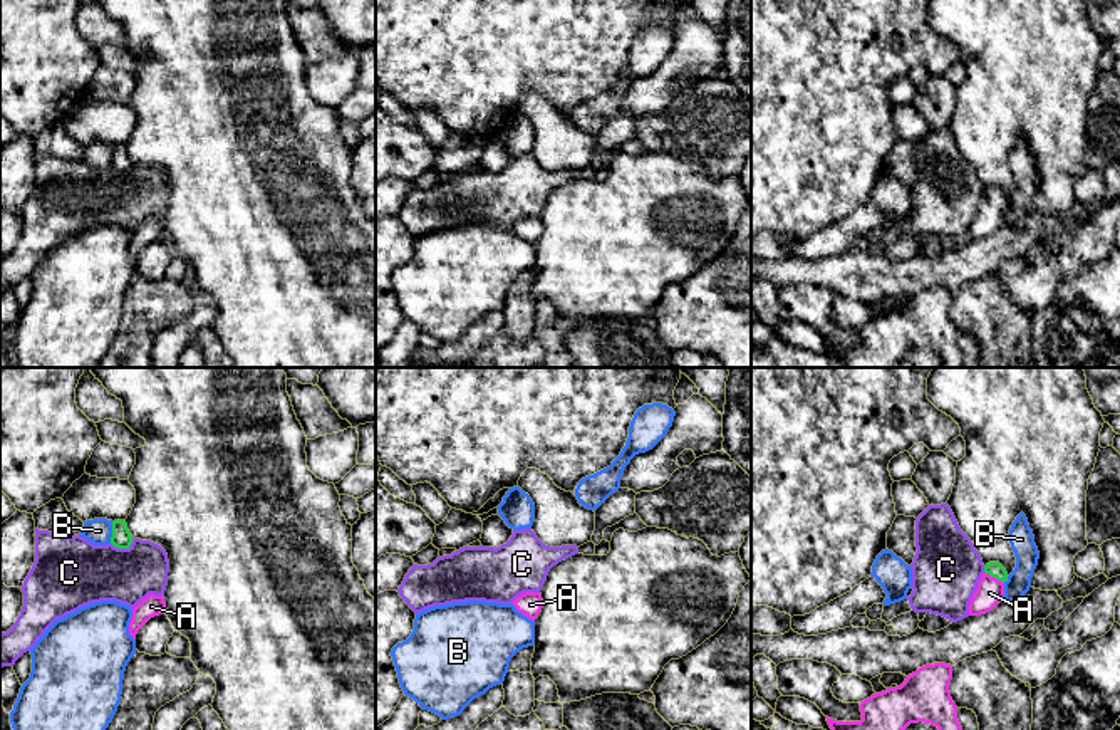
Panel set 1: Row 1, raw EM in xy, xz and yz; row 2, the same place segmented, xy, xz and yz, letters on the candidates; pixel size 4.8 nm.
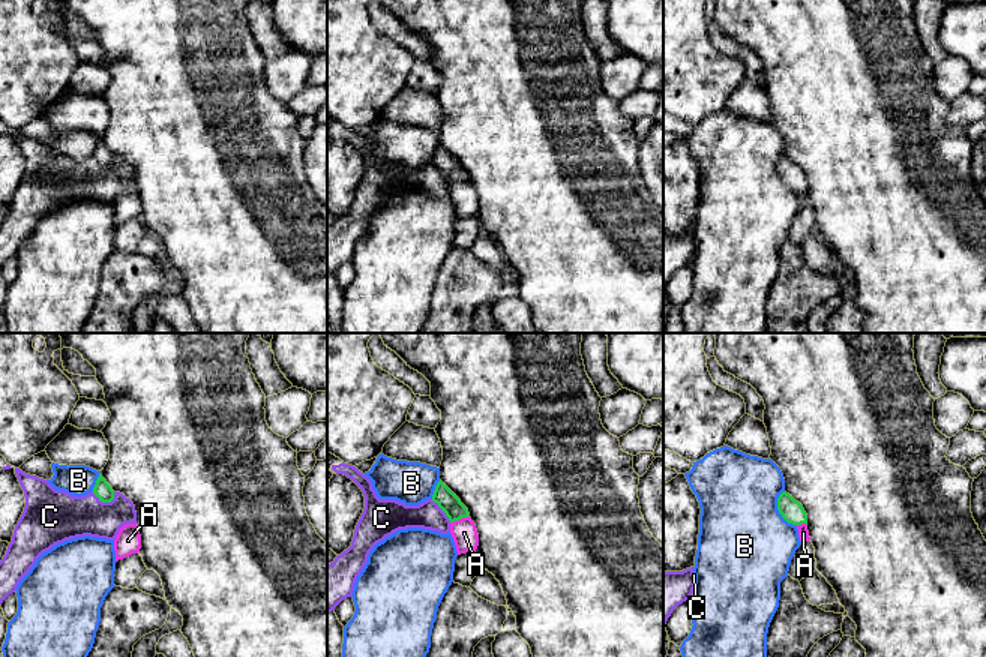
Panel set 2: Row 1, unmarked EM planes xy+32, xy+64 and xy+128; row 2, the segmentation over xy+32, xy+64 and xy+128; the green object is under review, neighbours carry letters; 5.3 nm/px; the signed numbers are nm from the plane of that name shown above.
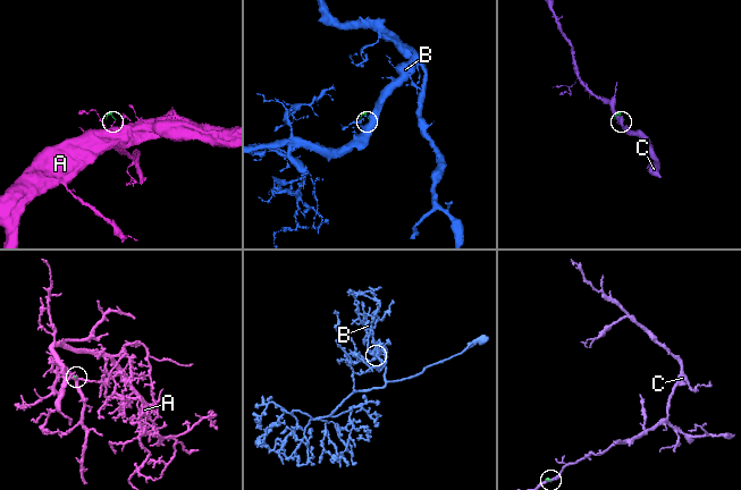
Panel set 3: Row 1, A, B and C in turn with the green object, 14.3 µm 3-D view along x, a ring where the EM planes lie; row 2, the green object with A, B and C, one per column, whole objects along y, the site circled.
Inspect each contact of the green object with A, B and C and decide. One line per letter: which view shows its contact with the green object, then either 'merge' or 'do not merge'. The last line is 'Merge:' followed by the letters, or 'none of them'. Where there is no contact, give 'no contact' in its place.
A: contact in yz; merge
B: contact in xy; do not merge
C: contact in xy; do not merge
Merge: A

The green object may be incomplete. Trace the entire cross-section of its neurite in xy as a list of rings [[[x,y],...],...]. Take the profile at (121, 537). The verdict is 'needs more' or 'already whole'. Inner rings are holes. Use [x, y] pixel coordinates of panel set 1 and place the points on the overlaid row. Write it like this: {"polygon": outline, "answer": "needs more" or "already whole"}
{"polygon": [[[114,520],[112,522],[112,537],[111,544],[117,549],[129,549],[132,544],[132,535],[127,529],[126,520]]], "answer": "already whole"}

